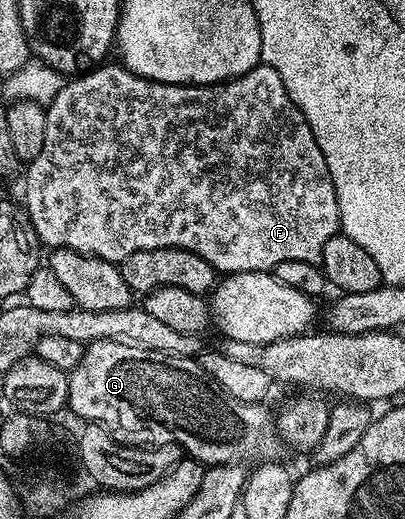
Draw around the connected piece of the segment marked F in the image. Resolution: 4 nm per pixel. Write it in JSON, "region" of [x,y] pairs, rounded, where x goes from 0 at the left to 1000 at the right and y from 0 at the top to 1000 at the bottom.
{"region":[[[286,121],[242,127],[227,139],[193,143],[136,181],[111,210],[116,258],[106,266],[106,289],[96,304],[69,310],[57,331],[62,385],[57,399],[72,412],[72,430],[114,480],[173,478],[195,489],[242,493],[264,505],[296,511],[343,482],[449,478],[491,489],[528,520],[546,528],[580,524],[659,524],[689,505],[768,505],[783,509],[807,462],[837,447],[837,389],[817,335],[807,328],[807,304],[768,258],[768,243],[748,220],[719,197],[699,166],[699,150],[669,127],[642,121],[578,154],[548,162],[395,162],[316,139]]]}

